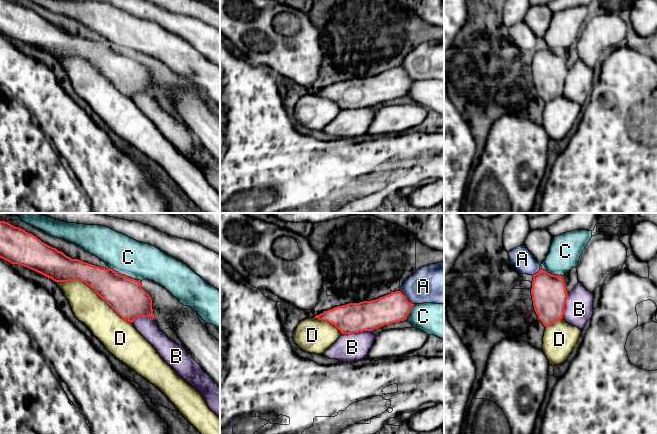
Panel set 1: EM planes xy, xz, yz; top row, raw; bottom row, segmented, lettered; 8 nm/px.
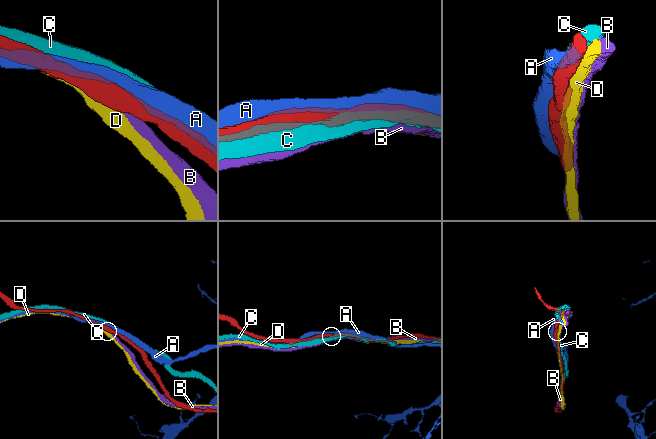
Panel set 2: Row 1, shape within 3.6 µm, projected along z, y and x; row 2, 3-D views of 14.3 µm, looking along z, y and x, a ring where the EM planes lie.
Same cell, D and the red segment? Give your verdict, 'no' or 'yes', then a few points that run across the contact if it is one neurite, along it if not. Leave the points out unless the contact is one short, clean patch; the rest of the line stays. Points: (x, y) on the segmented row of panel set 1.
yes

